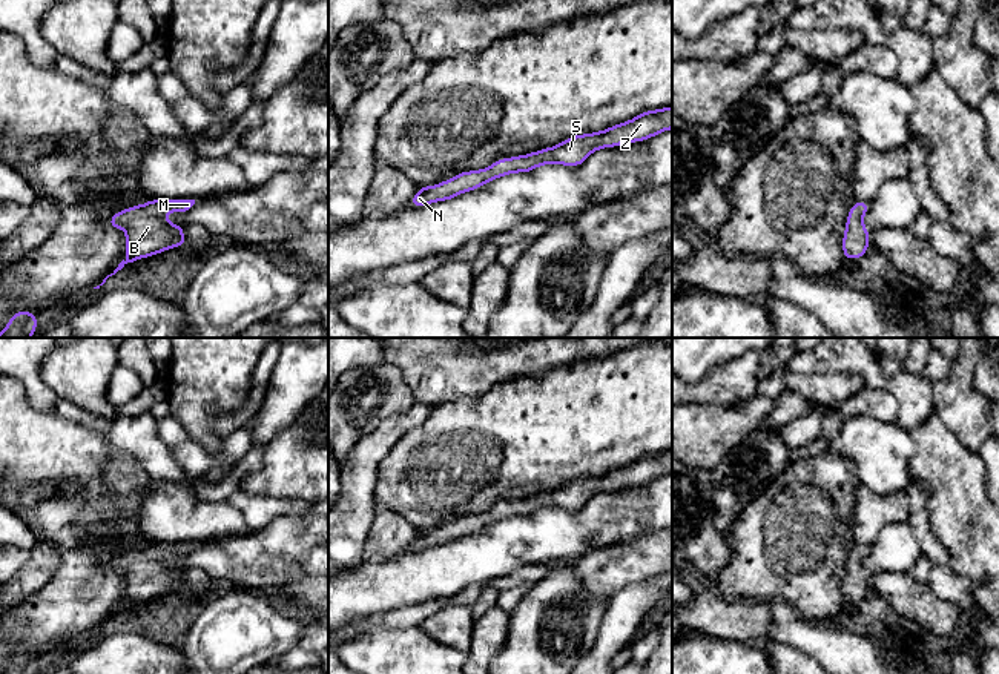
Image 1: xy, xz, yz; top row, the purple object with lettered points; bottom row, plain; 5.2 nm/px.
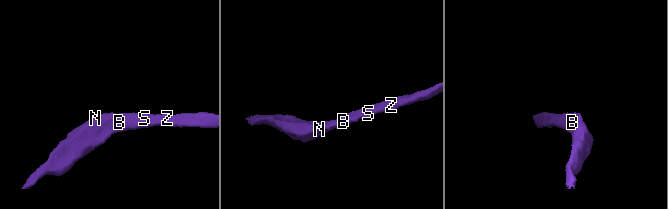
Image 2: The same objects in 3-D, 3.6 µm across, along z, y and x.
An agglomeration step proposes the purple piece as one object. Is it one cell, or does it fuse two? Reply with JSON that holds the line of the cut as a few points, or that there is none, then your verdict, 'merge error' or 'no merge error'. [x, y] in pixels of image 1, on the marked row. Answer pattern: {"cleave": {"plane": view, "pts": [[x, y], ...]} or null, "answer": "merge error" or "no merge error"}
{"cleave": null, "answer": "no merge error"}

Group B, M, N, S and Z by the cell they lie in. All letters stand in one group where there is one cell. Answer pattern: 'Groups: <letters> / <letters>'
Groups: B M N S Z

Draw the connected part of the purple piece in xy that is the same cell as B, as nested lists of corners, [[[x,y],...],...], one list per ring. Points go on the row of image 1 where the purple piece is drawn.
[[[149,200],[146,204],[132,206],[132,207],[127,207],[127,209],[123,209],[123,210],[114,213],[110,216],[110,220],[107,221],[107,229],[118,227],[118,229],[124,229],[126,230],[126,258],[118,264],[118,267],[110,275],[107,275],[103,279],[103,282],[100,286],[97,286],[94,289],[100,289],[106,282],[106,279],[109,276],[115,275],[127,263],[134,263],[137,259],[143,259],[143,258],[147,258],[147,256],[152,256],[152,255],[163,253],[164,250],[172,249],[172,247],[187,247],[187,243],[184,240],[184,227],[180,226],[180,224],[167,223],[164,220],[164,215],[167,212],[186,212],[193,204],[195,204],[195,200]]]

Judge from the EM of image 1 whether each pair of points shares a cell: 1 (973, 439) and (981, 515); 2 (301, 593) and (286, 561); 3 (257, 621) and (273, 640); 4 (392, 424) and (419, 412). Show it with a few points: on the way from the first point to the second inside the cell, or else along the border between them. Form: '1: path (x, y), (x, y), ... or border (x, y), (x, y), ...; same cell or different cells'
1: border (950, 429), (967, 449), (978, 455); different cells
2: border (312, 576), (261, 590); different cells
3: path (258, 625), (269, 636); same cell
4: path (398, 424), (413, 416); same cell

